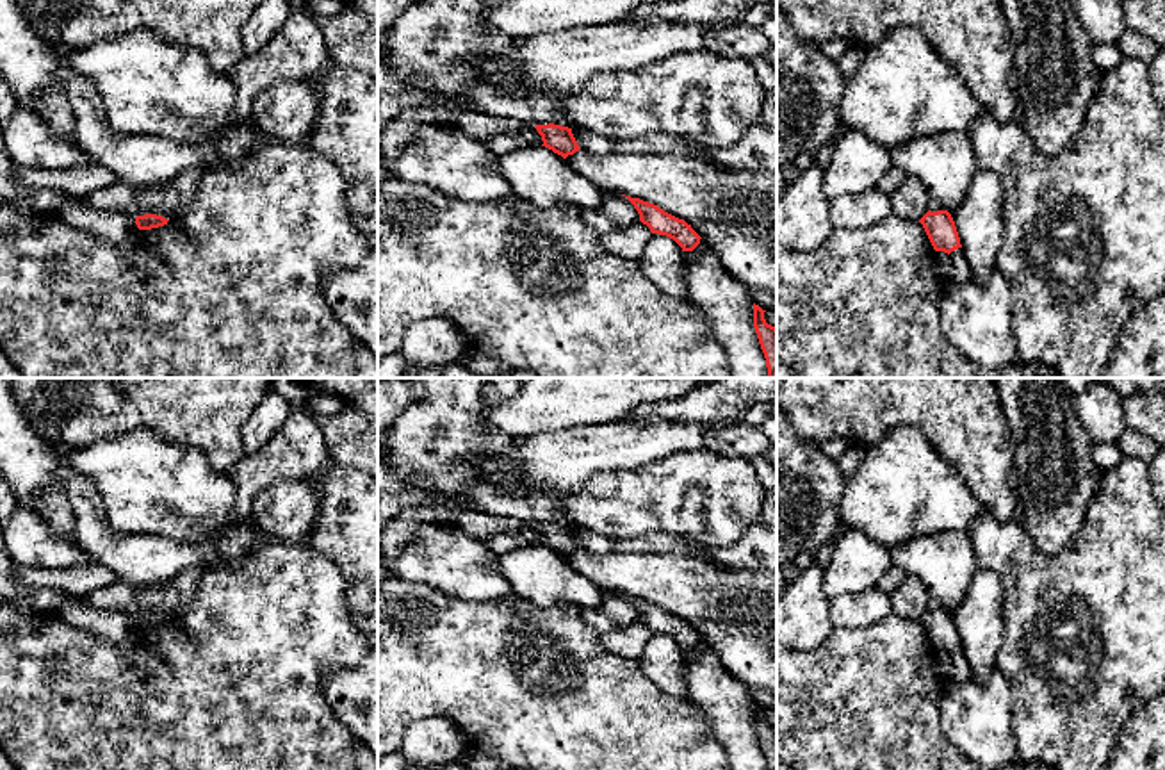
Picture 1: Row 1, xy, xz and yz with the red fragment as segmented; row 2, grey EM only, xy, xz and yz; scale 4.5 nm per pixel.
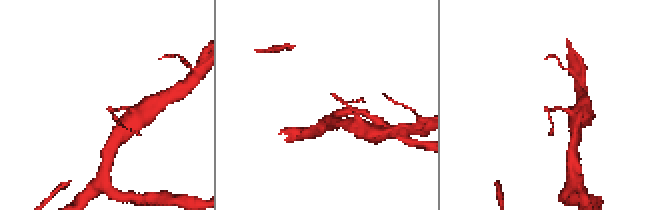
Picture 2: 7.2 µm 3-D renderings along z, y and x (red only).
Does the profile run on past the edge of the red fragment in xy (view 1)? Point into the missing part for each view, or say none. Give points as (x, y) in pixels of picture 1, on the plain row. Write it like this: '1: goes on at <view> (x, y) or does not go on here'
1: does not go on here

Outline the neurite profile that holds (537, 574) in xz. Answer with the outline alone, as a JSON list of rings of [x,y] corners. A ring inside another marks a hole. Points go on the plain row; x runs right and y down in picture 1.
[[[529,544],[499,554],[499,569],[509,581],[511,594],[540,608],[570,602],[584,610],[597,608],[604,599],[593,581],[545,545]]]

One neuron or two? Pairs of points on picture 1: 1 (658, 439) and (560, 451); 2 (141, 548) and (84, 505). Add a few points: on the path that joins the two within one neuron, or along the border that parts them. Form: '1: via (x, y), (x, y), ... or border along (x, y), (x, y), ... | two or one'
1: via (633, 446), (585, 451) | one
2: via (125, 548), (118, 548), (91, 521) | one

